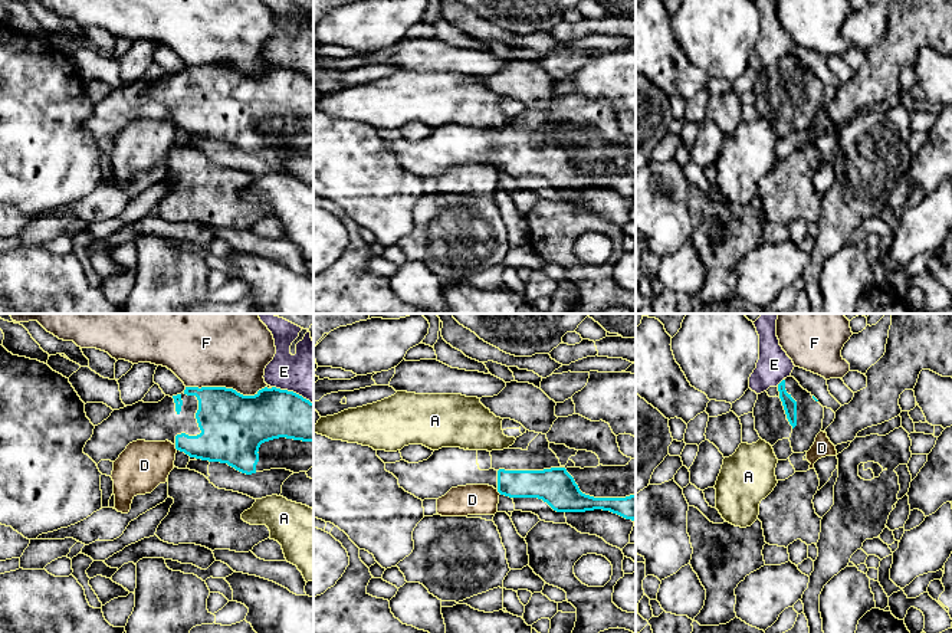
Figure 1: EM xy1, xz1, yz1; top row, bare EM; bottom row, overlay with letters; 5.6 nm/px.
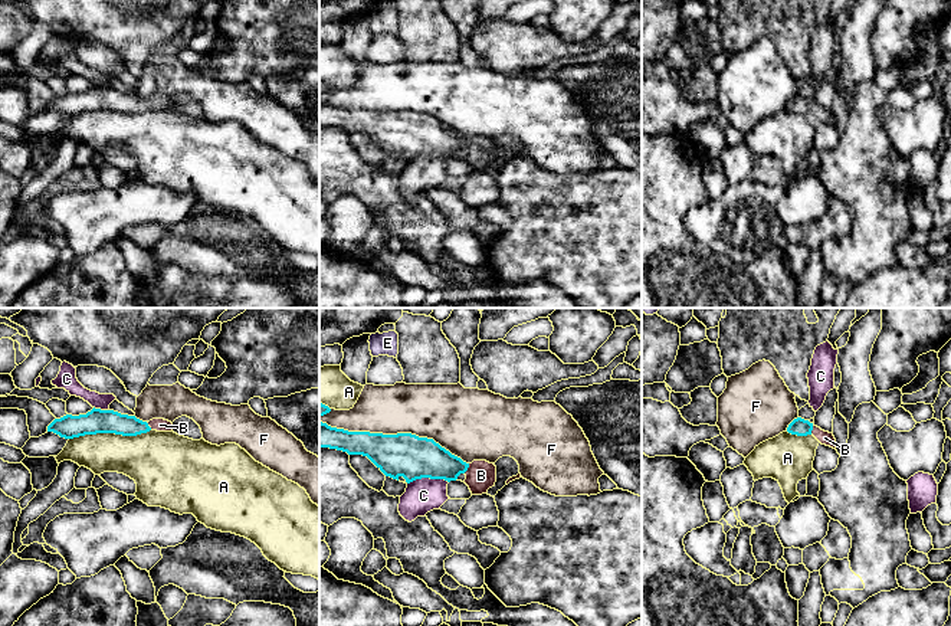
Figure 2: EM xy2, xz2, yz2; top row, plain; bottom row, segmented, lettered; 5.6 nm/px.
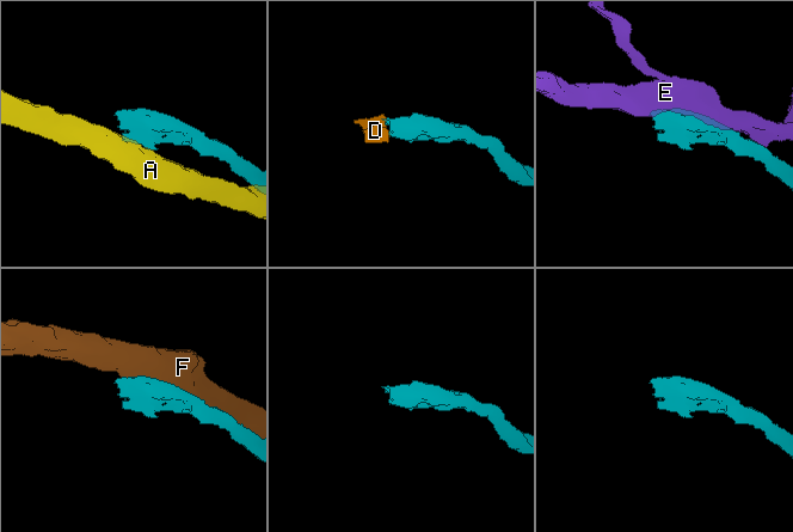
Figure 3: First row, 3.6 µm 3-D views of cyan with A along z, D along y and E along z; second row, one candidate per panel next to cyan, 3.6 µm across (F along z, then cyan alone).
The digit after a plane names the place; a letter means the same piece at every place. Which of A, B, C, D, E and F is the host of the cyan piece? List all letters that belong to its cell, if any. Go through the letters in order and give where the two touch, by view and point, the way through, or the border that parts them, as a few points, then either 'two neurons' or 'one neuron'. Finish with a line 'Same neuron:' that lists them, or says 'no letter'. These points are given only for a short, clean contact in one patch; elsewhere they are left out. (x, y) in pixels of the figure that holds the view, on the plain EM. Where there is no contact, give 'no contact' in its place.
A: xy2 (110, 110) | two neurons
B: xz2 (468, 144) | across xz2 (425, 135), (446, 144), (468, 144), (481, 153) | one neuron
C: xz2 (428, 154) | along xz2 (448, 159), (416, 156), (407, 161) | two neurons
D: xy1 (176, 125) | along xy1 (174, 123), (177, 127) | two neurons
E: xy1 (292, 69) | two neurons
F: xz2 (394, 112) | two neurons
Same neuron: B

